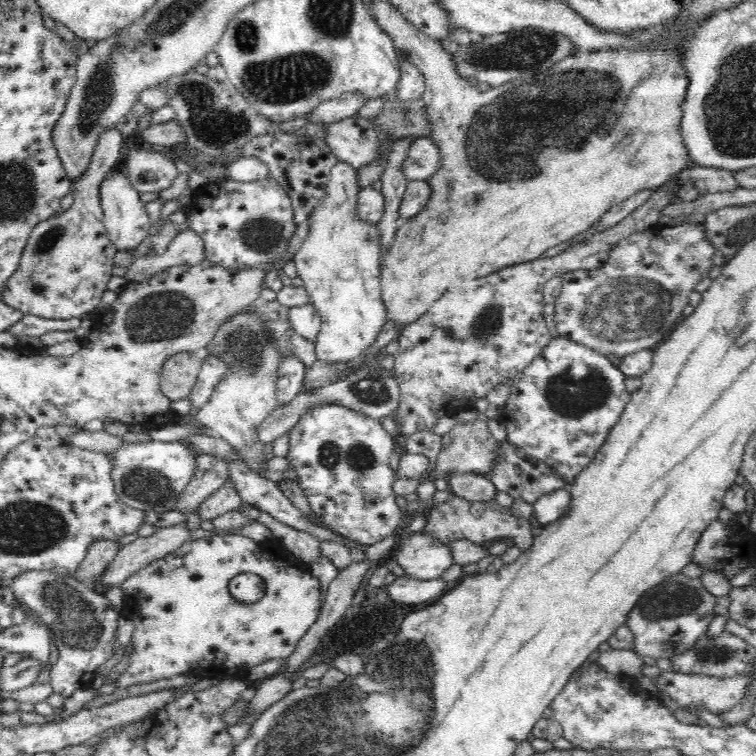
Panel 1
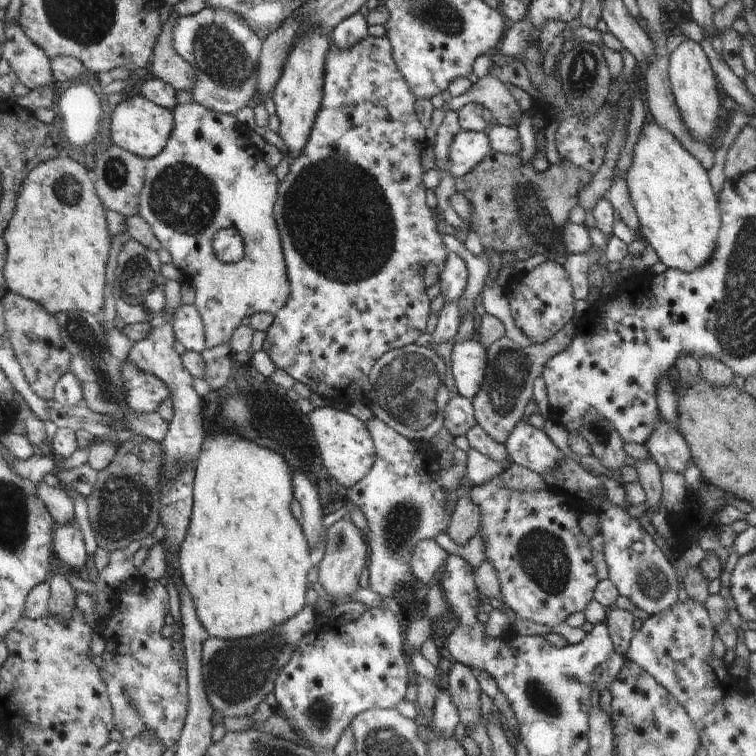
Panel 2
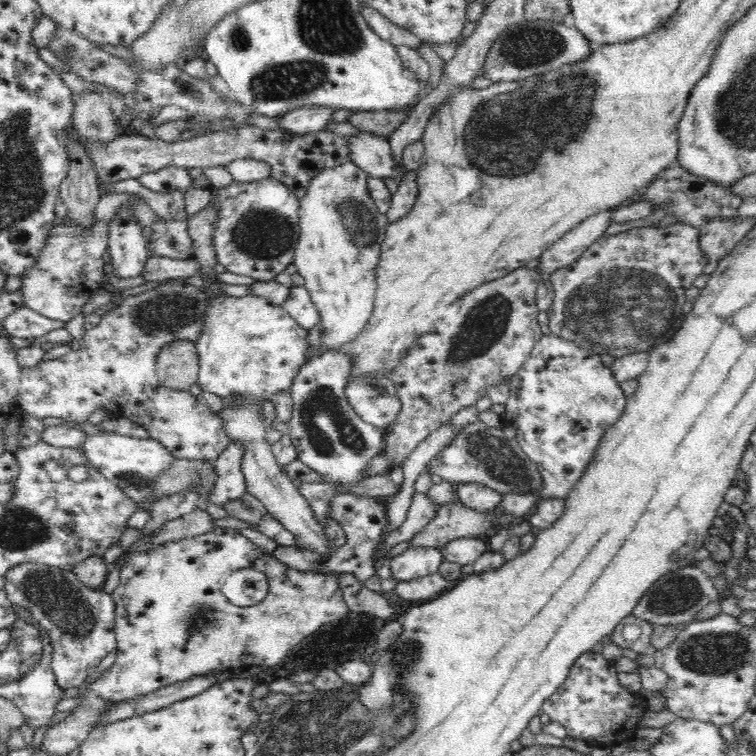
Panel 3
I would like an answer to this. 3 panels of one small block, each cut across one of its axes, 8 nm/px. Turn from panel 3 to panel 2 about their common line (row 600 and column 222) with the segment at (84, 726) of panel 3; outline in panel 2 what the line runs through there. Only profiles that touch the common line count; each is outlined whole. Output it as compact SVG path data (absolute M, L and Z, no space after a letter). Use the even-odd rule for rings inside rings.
M186 103L176 105L173 110L174 126L164 147L164 150L157 154L154 158L145 159L145 177L144 184L139 194L139 207L138 215L142 220L146 220L154 232L154 236L158 238L158 242L161 244L161 248L168 250L172 257L172 263L177 266L186 278L190 278L190 284L194 288L195 302L193 305L196 310L200 313L203 329L205 330L205 345L207 348L217 347L220 345L230 344L233 330L241 324L244 318L251 317L258 313L268 313L276 316L277 312L288 302L289 300L289 280L287 278L287 270L285 265L285 258L283 255L283 248L281 245L280 233L276 224L274 216L274 201L276 200L278 185L280 181L276 178L274 169L270 168L263 157L263 152L251 141L252 129L245 124L242 124L236 119L236 116L225 115L224 113L210 110L205 106L199 105L198 103ZM222 228L236 228L244 240L244 256L239 261L225 263L222 262L213 249L213 238L214 235Z

